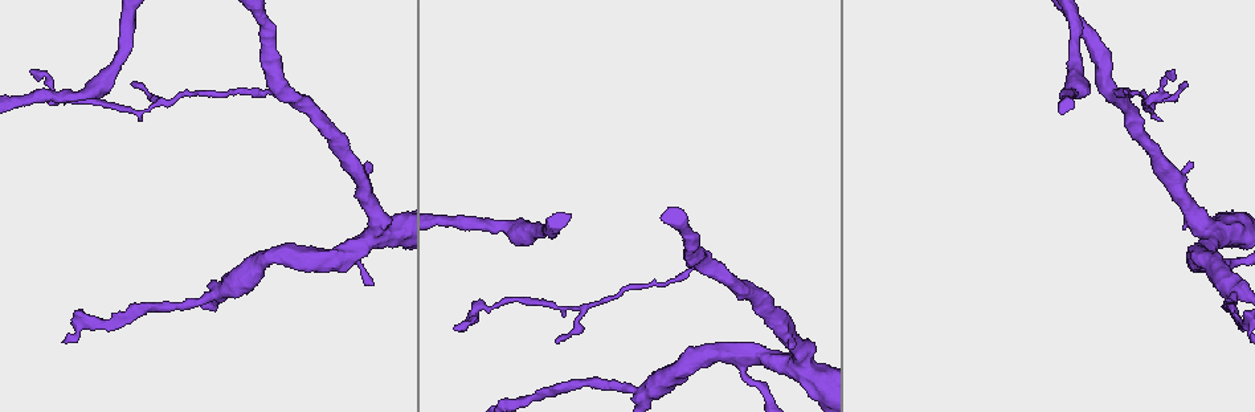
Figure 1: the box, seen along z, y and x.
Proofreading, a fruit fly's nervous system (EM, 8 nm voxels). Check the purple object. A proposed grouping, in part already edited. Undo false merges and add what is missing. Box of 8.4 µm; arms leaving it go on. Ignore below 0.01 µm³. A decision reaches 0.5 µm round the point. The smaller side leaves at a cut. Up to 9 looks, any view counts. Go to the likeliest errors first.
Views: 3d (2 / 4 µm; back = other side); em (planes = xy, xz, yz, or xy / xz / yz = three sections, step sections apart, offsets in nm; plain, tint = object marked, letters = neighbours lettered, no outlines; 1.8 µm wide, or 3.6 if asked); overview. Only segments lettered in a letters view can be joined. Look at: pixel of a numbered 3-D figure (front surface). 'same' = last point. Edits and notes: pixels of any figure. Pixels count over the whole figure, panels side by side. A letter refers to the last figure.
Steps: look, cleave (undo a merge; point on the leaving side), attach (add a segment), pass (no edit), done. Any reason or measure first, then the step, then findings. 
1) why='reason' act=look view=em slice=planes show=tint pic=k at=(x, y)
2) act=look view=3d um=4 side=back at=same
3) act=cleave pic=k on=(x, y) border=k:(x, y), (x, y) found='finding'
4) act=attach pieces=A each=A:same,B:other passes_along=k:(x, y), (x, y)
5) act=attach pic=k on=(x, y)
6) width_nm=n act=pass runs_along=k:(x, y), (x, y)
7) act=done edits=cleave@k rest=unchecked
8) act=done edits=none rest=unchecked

why='branch stops here' act=look view=em slice=yz step=4 show=tint pic=1 at=(453, 328)

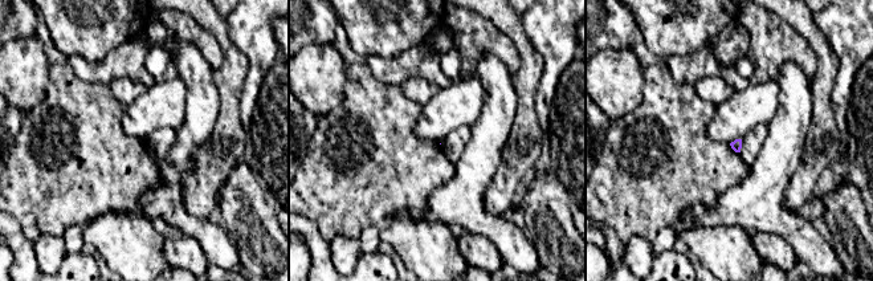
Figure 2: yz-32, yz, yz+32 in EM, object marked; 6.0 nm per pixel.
why='cut it another way' act=look view=em slice=planes show=letters at=same

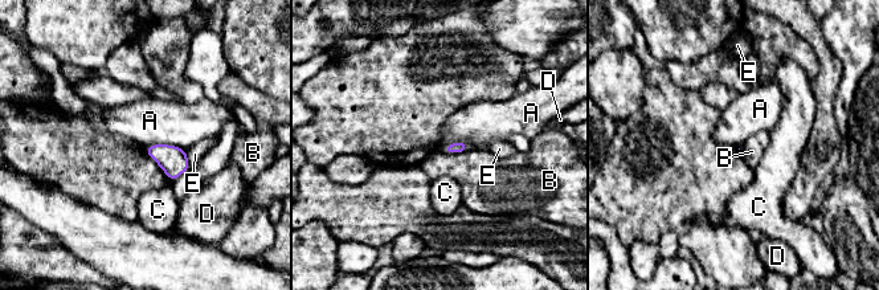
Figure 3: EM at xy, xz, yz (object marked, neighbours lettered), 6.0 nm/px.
act=pass each=A:other,B:other,C:other,D:other,E:other border=3:(144, 147), (176, 144), (185, 151) found='none of them fits'

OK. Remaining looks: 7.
why='an open end' act=look view=em slice=planes show=letters pic=1 at=(1190, 162)

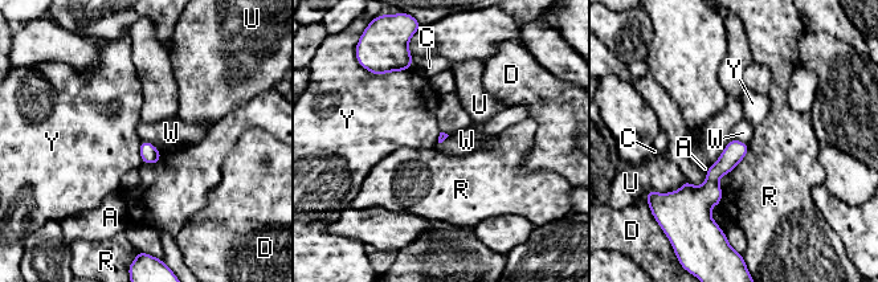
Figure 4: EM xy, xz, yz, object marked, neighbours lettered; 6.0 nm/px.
act=pass each=A:other,C:other,D:other,R:other,U:other,W:other,Y:other runs_along=4:(744, 146), (713, 176), (697, 208) found='none of them fits'

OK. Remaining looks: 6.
why='tapers out' act=look view=3d um=2 pic=1 at=(130, 83)

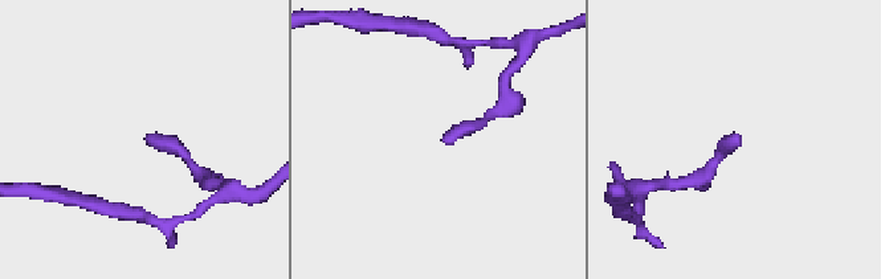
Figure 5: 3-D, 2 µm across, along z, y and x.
why='need the tissue' act=look view=em slice=xz step=16 show=tint pic=5 at=(738, 135)

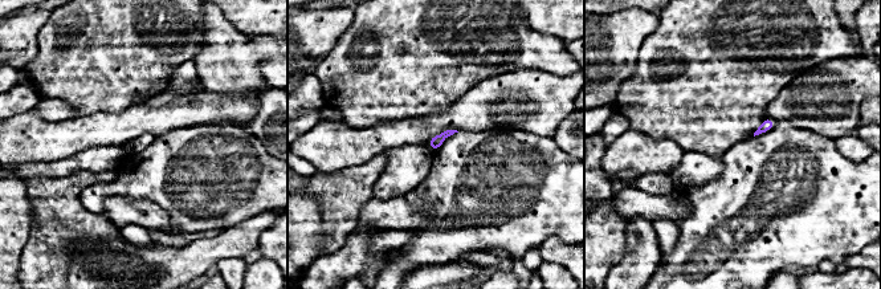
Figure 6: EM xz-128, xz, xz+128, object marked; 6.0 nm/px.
why='cut it another way' act=look view=em slice=planes show=letters at=same

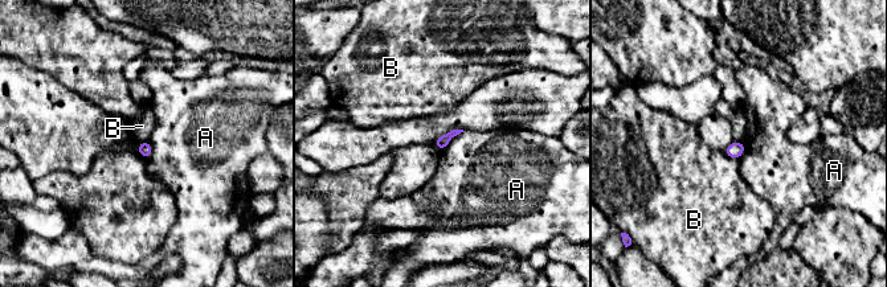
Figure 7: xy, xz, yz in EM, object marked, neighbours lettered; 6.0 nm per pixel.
longest_contact=A:200nm act=pass each=A:other,B:other border=7:(722, 151), (730, 158), (738, 159) found='none of them fits'

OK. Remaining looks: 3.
why='small branch off a trunk' act=look view=em slice=planes show=tint pic=1 at=(1111, 95)

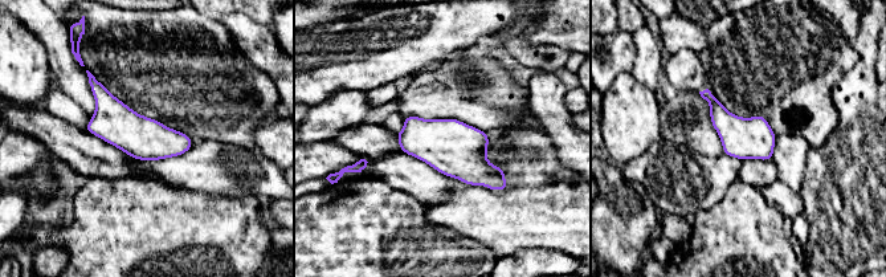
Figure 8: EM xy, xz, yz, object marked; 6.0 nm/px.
act=look view=em slice=planes show=letters at=same

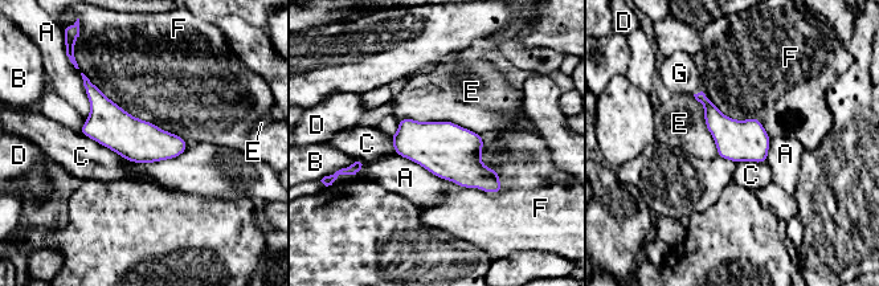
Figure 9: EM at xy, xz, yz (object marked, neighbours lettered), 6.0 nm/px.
act=pass each=A:other,B:other,C:other,D:other,E:other,F:other,G:other runs_along=9:(88, 84), (138, 141), (182, 148) found='continuous, no second cell'

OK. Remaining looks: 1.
act=done edits=none rest=unchecked

